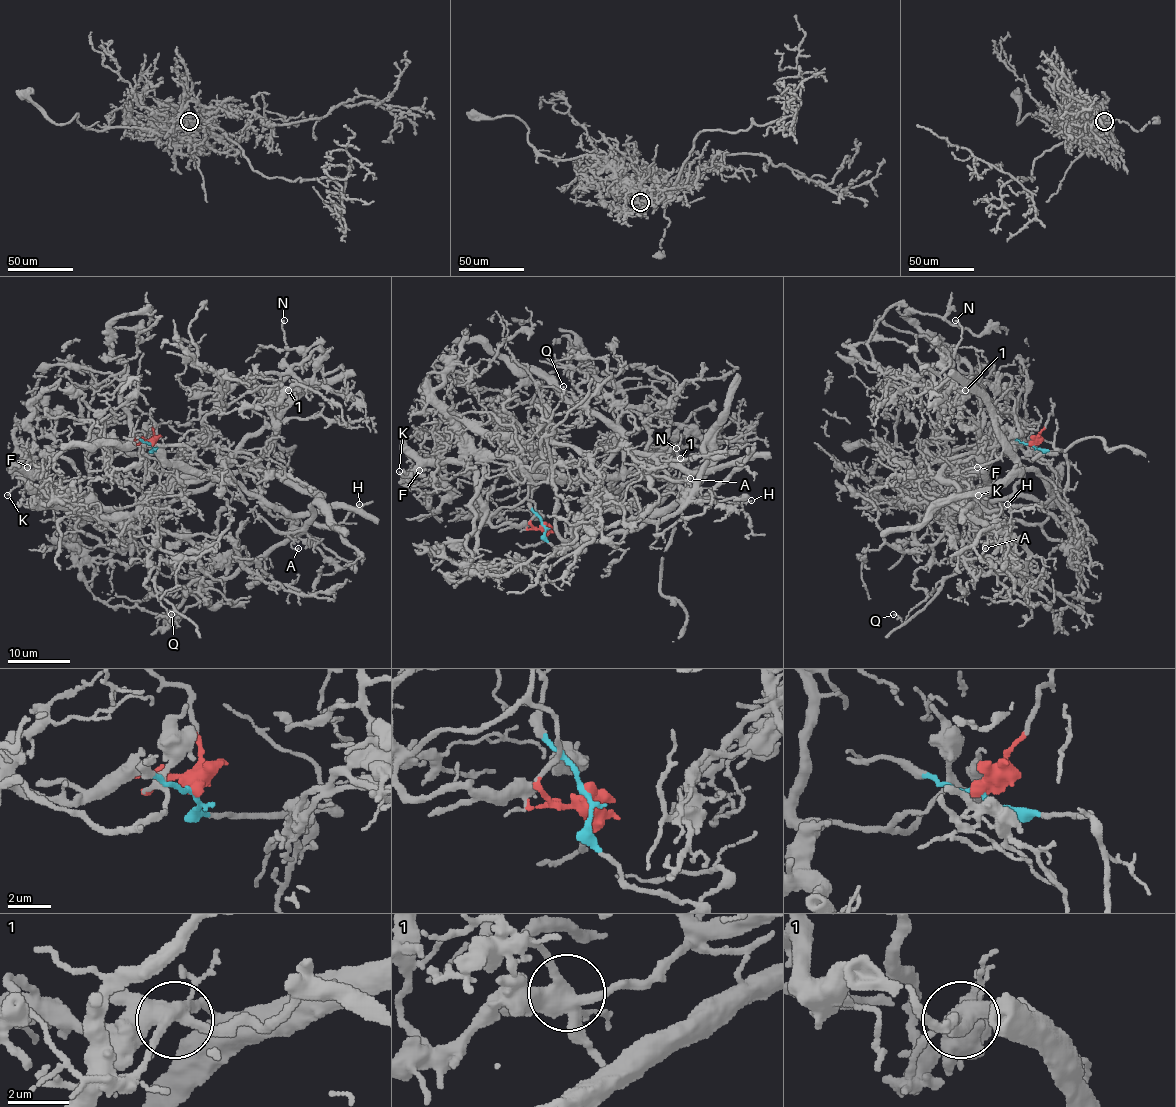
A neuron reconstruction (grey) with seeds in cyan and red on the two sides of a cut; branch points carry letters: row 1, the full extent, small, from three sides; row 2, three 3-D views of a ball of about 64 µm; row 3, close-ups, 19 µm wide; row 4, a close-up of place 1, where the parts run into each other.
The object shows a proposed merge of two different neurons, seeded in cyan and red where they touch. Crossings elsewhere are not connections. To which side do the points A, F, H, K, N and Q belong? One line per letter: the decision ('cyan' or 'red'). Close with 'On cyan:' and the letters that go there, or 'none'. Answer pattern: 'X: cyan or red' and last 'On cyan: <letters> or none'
A: cyan
F: red
H: cyan
K: red
N: red
Q: red
On cyan: A, H

